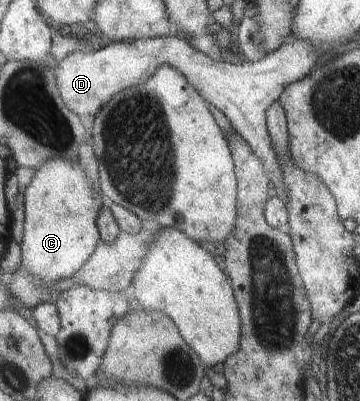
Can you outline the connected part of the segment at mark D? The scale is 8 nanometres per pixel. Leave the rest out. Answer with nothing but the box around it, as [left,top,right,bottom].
[53,33,322,198]

